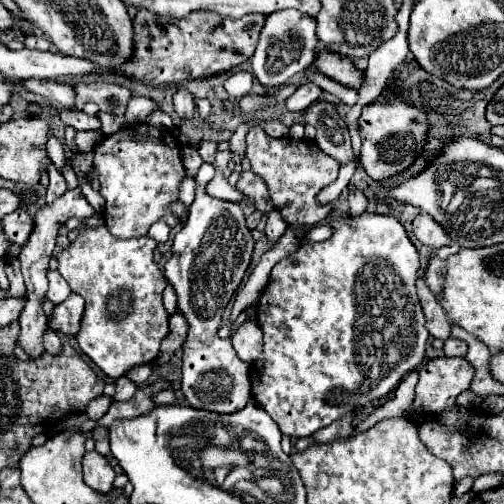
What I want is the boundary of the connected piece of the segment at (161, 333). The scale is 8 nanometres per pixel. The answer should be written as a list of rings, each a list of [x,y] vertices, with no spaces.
[[[99,226],[97,230],[85,230],[79,234],[79,238],[57,256],[61,276],[69,282],[75,294],[85,298],[81,328],[75,336],[79,348],[111,378],[121,378],[131,368],[153,362],[159,356],[161,340],[169,334],[169,314],[163,306],[163,290],[167,280],[153,260],[155,248],[157,242],[149,236],[119,240],[111,236],[107,226]]]

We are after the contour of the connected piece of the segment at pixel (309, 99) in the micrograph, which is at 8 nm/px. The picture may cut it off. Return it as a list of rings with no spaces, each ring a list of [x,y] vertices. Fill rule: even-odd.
[[[309,82],[309,84],[299,86],[299,88],[285,100],[285,106],[287,106],[287,110],[291,110],[291,112],[301,112],[301,110],[307,108],[309,104],[313,104],[319,96],[321,96],[321,88],[315,86],[313,82]]]

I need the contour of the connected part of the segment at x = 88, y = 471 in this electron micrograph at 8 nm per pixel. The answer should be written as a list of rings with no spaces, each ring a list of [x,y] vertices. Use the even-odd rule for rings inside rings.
[[[93,450],[83,456],[83,476],[87,486],[91,486],[93,490],[109,492],[113,488],[115,470],[103,454]]]

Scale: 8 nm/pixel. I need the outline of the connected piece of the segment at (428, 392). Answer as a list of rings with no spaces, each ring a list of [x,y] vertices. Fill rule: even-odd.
[[[447,356],[425,360],[421,364],[421,370],[417,372],[419,372],[419,382],[415,386],[415,408],[425,414],[437,414],[449,408],[461,392],[469,390],[475,376],[475,368],[465,358],[447,358]]]

